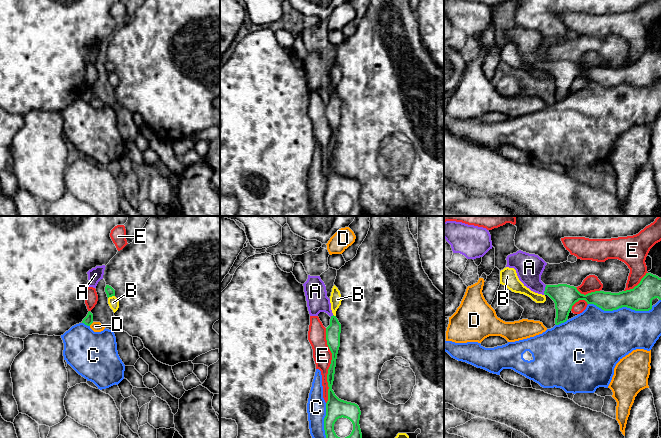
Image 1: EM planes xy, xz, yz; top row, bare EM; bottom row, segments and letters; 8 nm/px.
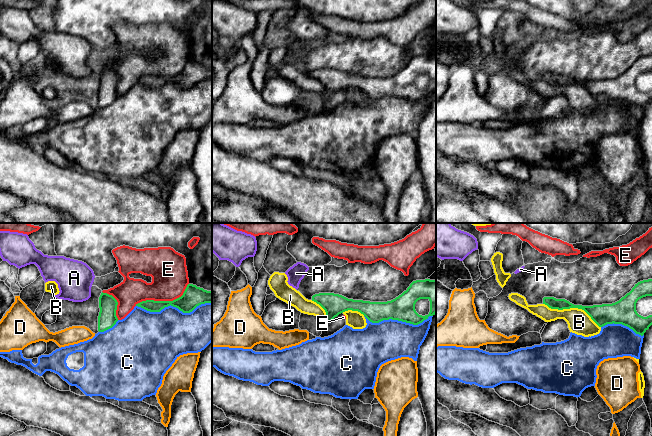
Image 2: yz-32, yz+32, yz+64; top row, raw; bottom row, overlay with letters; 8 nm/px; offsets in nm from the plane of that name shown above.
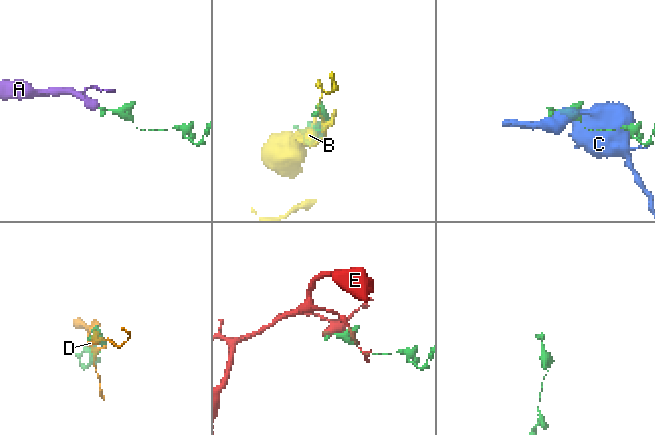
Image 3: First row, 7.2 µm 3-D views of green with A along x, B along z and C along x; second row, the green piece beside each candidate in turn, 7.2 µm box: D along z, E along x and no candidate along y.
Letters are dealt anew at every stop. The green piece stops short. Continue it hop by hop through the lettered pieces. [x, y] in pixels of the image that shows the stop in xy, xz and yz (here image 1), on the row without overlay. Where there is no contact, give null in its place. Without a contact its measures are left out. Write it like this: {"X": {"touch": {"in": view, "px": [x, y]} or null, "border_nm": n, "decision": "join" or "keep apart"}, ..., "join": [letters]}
{"A": {"touch": {"in": "yz", "px": [545, 65]}, "border_nm": 80, "decision": "join"}, "B": {"touch": {"in": "xy", "px": [111, 72]}, "border_nm": 60, "decision": "keep apart"}, "C": {"touch": {"in": "yz", "px": [620, 83]}, "border_nm": 500, "decision": "keep apart"}, "D": {"touch": {"in": "xy", "px": [91, 99]}, "border_nm": 50, "decision": "keep apart"}, "E": {"touch": {"in": "xz", "px": [330, 142]}, "border_nm": 600, "decision": "keep apart"}, "join": ["A"]}

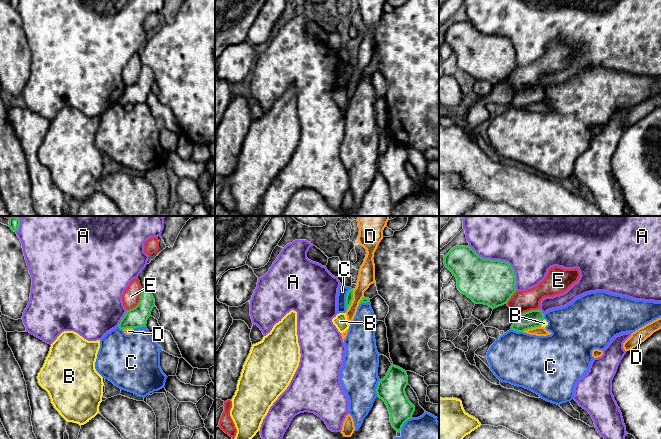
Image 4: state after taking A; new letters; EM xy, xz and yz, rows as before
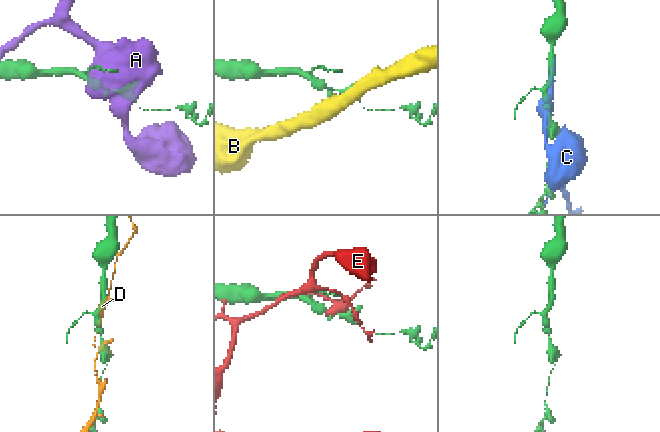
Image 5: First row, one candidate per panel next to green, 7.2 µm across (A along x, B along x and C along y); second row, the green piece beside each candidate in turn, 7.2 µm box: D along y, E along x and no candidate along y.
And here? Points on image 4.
{"A": {"touch": {"in": "yz", "px": [502, 37]}, "border_nm": 550, "decision": "keep apart"}, "B": {"touch": {"in": "yz", "px": [542, 97]}, "border_nm": 70, "decision": "keep apart"}, "C": {"touch": {"in": "xz", "px": [346, 75]}, "border_nm": 190, "decision": "keep apart"}, "D": {"touch": {"in": "xz", "px": [352, 75]}, "border_nm": 190, "decision": "keep apart"}, "E": {"touch": {"in": "xy", "px": [139, 78]}, "border_nm": 220, "decision": "keep apart"}, "join": []}

